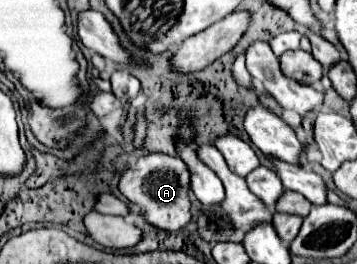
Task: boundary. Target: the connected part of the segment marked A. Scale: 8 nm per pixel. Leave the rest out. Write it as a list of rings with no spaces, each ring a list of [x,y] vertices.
[[[151,152],[147,156],[139,156],[127,162],[119,178],[119,190],[129,202],[141,206],[141,214],[151,226],[165,230],[165,232],[177,232],[185,224],[191,222],[191,202],[189,202],[191,182],[189,178],[191,174],[187,170],[187,164],[179,156]]]

